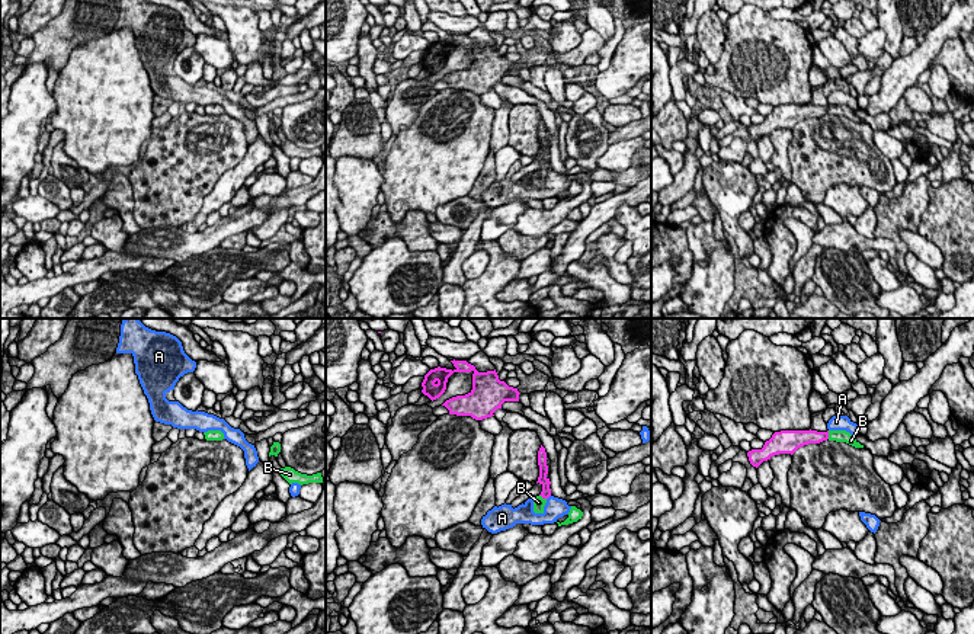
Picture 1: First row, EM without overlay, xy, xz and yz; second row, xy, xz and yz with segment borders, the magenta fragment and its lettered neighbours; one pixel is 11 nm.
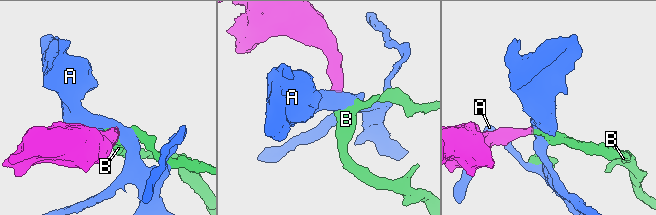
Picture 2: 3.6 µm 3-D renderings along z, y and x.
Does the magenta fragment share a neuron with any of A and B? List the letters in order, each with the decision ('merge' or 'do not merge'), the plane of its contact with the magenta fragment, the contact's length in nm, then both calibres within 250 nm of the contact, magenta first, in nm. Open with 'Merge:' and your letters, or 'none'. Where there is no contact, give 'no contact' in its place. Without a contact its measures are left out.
Merge: B
A: do not merge; contact in xz; length 70 nm; calibres 120 and 240 nm
B: merge; contact in xz; length 100 nm; calibres 120 and 130 nm

